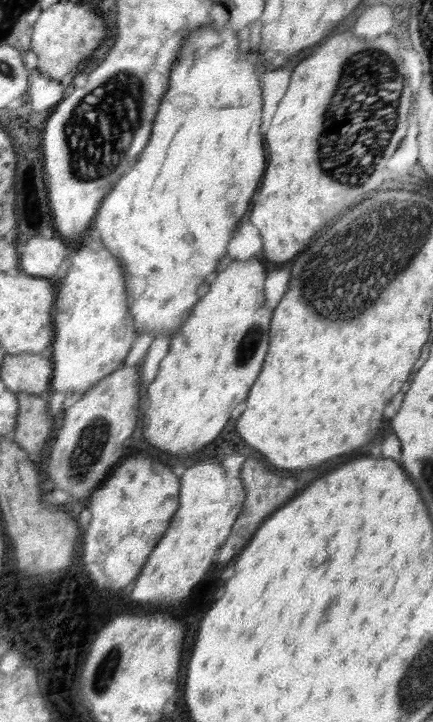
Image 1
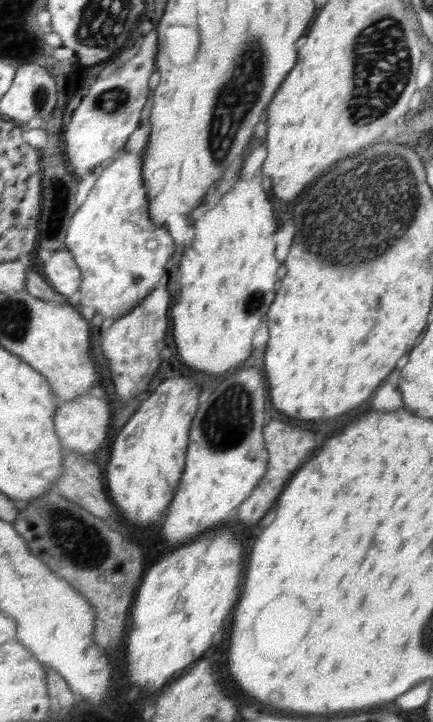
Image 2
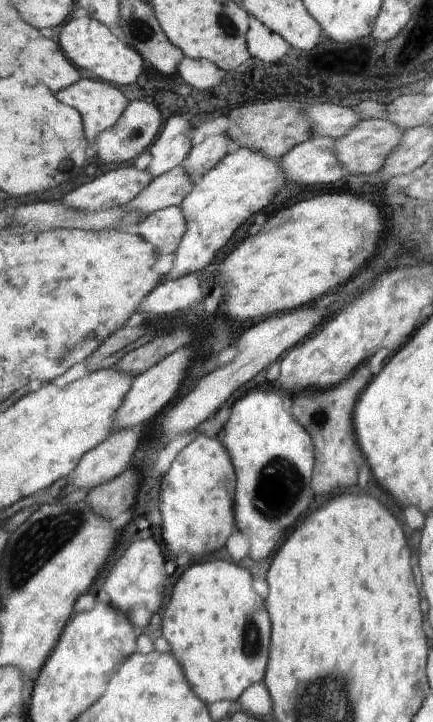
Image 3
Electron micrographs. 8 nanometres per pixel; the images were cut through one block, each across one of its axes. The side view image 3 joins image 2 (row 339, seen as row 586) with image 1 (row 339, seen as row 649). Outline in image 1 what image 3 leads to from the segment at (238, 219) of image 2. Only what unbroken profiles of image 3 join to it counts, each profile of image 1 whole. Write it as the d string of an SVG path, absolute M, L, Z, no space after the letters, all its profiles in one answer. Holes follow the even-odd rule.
M260 256L246 261L229 261L226 269L216 272L209 280L208 292L198 299L191 313L170 340L168 354L160 361L158 374L146 388L150 407L144 414L144 438L176 458L188 458L210 444L230 420L230 412L248 396L248 390L262 370L268 354L270 320L273 311L266 306L264 284L268 264Z

